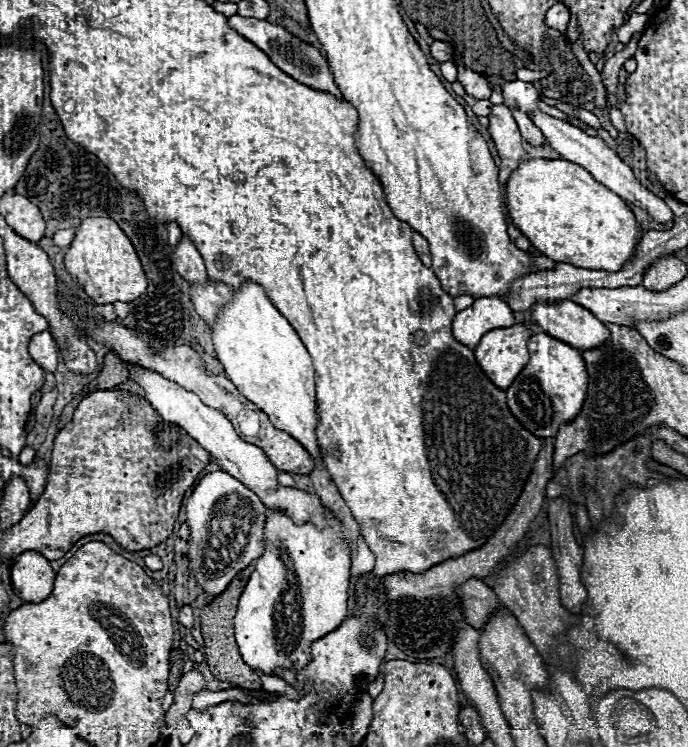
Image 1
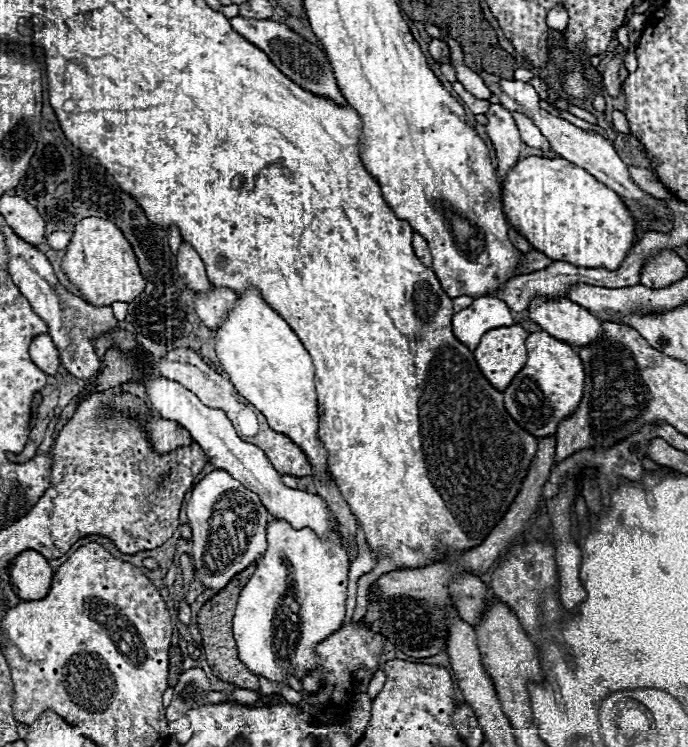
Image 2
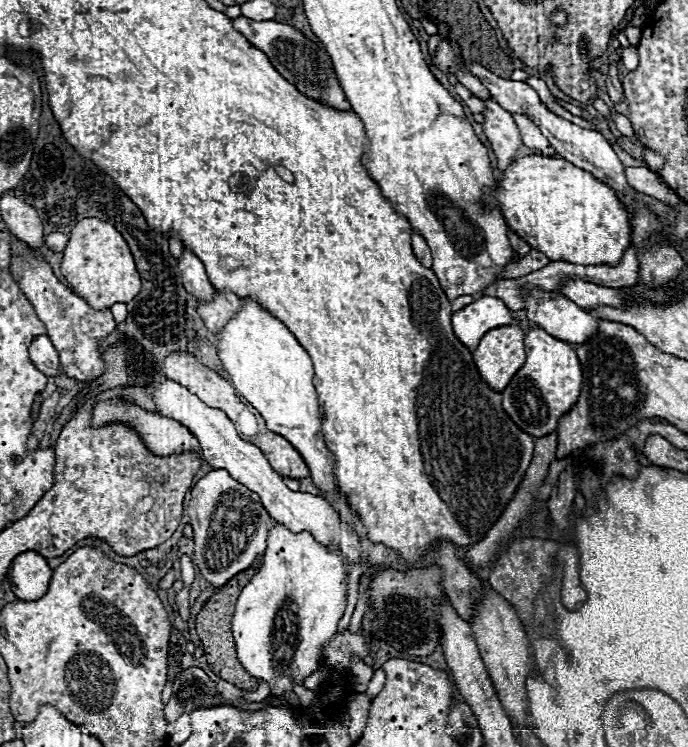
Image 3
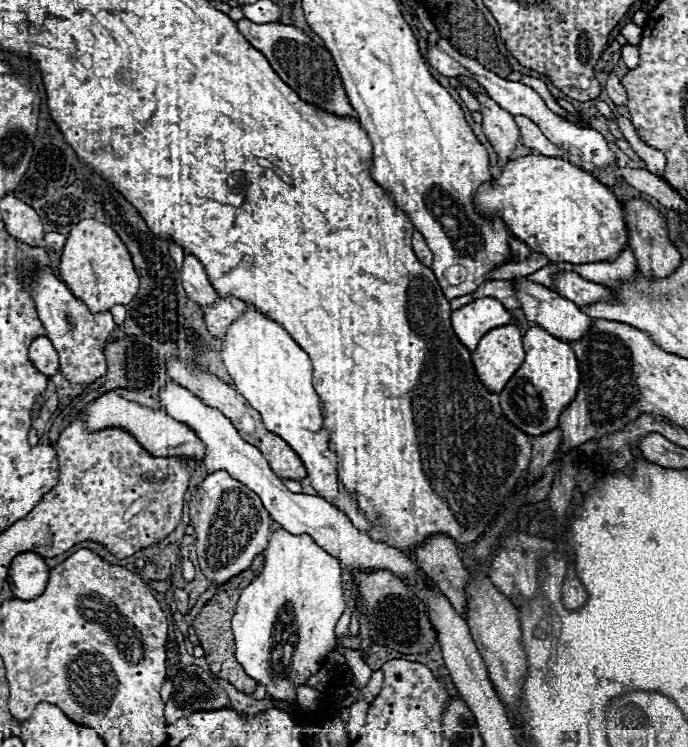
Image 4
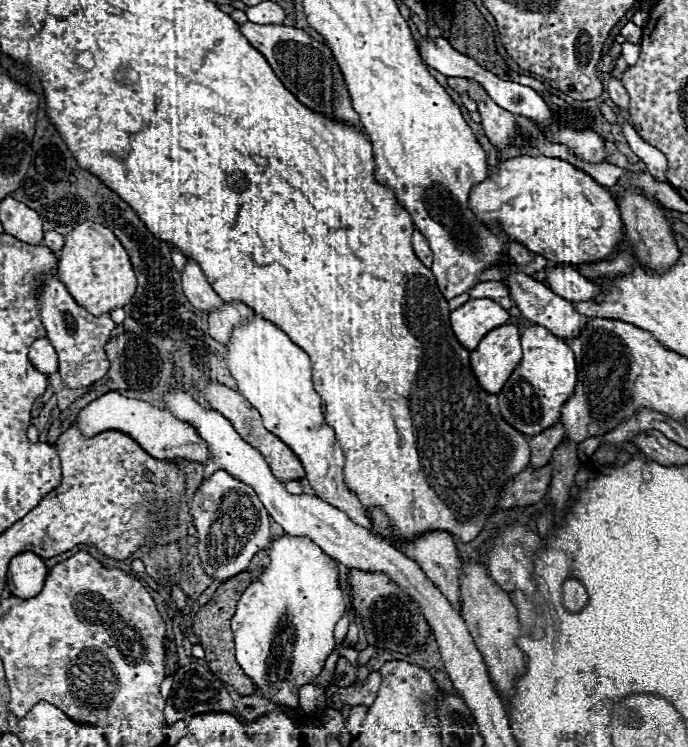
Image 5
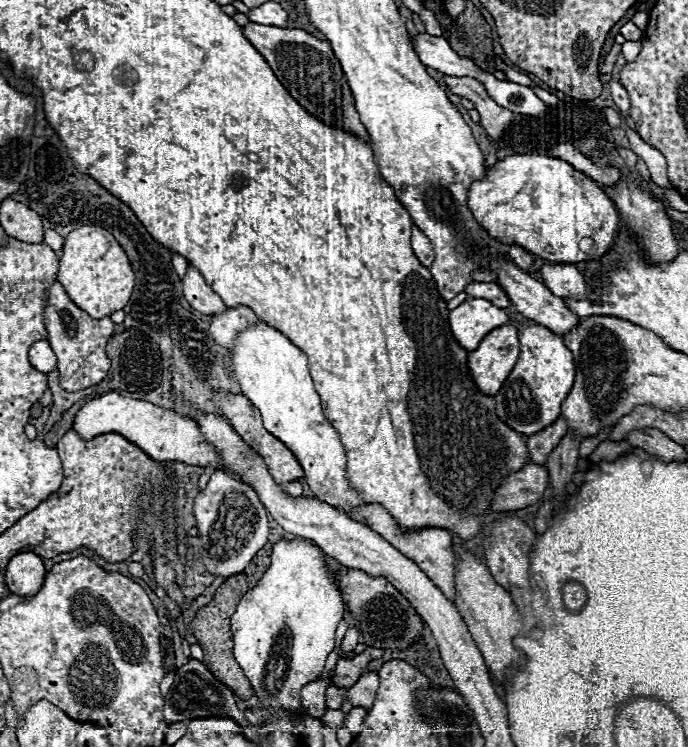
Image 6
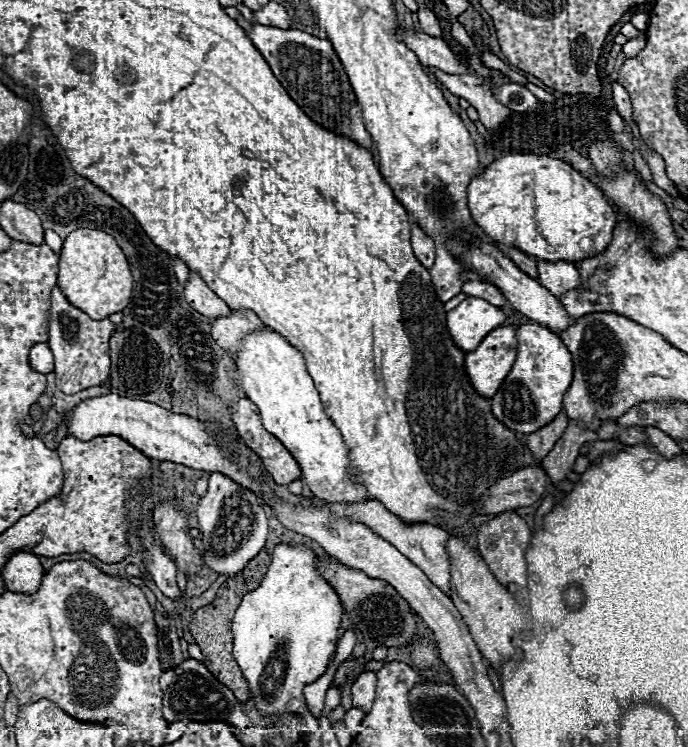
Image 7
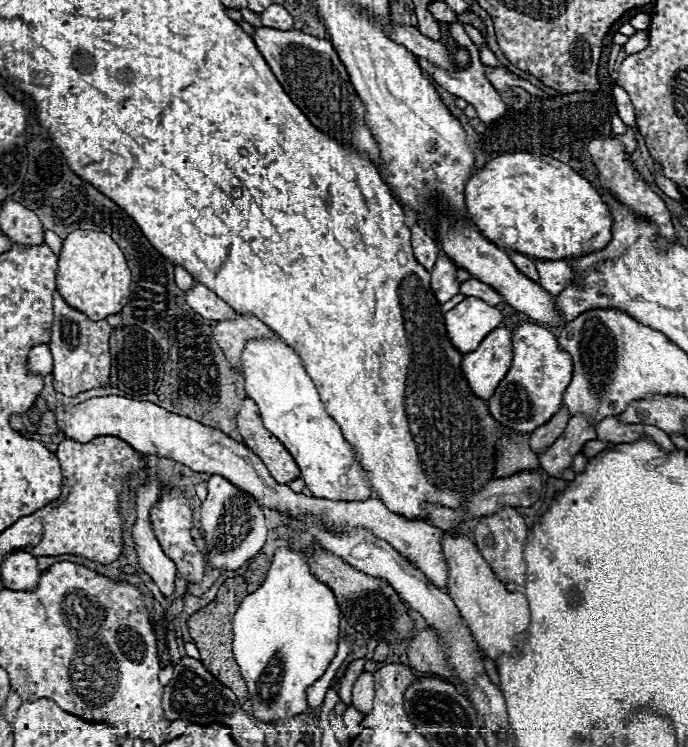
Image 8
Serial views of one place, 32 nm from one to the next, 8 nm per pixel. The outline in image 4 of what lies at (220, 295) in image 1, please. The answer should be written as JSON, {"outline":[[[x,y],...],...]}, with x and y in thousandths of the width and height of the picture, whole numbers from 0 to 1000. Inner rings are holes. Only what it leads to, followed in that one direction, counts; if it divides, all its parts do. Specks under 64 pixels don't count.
{"outline":[[[320,399],[311,410],[294,412],[299,434],[302,434],[302,444],[317,455],[328,452],[331,436],[343,431],[358,415],[360,415],[358,407],[346,399]]]}

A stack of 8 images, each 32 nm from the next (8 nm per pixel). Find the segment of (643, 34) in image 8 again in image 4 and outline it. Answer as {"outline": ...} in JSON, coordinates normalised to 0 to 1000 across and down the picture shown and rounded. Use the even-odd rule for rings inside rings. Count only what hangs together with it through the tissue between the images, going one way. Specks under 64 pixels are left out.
{"outline":[[[907,59],[904,62],[904,80],[910,83],[913,91],[924,91],[924,86],[927,86],[927,62]]]}

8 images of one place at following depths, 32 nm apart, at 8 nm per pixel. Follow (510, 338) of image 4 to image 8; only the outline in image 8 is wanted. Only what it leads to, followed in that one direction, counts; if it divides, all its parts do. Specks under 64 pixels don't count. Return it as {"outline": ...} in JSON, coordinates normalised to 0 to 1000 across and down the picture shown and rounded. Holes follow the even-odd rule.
{"outline":[[[721,439],[689,471],[674,474],[669,493],[695,533],[709,535],[744,487],[744,442]]]}

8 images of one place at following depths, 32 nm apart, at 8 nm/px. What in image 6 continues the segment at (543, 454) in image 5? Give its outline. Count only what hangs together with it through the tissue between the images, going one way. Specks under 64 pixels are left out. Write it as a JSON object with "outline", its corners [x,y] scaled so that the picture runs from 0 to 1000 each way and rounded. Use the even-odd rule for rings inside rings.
{"outline":[[[811,557],[805,568],[794,570],[791,576],[779,578],[779,581],[770,581],[765,586],[765,594],[767,594],[767,605],[770,605],[770,613],[776,621],[791,621],[797,608],[802,605],[802,600],[814,592],[814,586],[823,581],[823,565],[820,565],[820,557]]]}

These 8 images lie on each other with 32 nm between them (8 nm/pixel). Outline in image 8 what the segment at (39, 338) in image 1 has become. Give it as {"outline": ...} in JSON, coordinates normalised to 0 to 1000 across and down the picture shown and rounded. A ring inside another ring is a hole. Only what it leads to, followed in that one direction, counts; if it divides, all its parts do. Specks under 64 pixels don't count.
{"outline":[[[55,461],[44,469],[38,479],[38,495],[41,501],[58,501],[58,503],[67,503],[76,498],[76,474],[70,461]]]}

